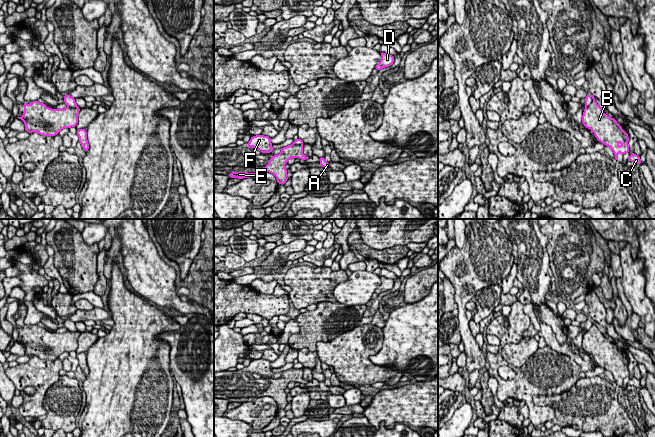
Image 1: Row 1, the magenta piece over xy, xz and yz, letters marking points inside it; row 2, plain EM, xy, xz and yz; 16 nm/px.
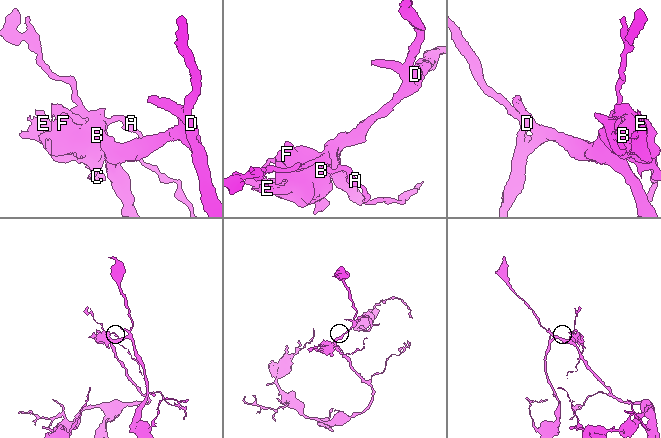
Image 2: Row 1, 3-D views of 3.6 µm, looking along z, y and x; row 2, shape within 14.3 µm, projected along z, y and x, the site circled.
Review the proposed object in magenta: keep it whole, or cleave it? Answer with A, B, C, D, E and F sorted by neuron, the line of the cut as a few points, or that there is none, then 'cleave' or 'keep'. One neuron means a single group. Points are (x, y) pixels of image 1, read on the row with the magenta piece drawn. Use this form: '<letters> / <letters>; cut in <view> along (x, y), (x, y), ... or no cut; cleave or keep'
A B C E F / D; cut in yz along (590, 94), (591, 101), (585, 109); cleave

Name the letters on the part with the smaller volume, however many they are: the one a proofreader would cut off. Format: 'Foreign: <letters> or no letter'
Foreign: A, B, C, E, F

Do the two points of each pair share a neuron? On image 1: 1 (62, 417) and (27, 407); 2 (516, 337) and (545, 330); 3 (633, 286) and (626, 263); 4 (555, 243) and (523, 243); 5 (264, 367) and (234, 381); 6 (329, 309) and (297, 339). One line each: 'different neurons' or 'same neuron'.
1: different neurons
2: different neurons
3: same neuron
4: different neurons
5: same neuron
6: same neuron

